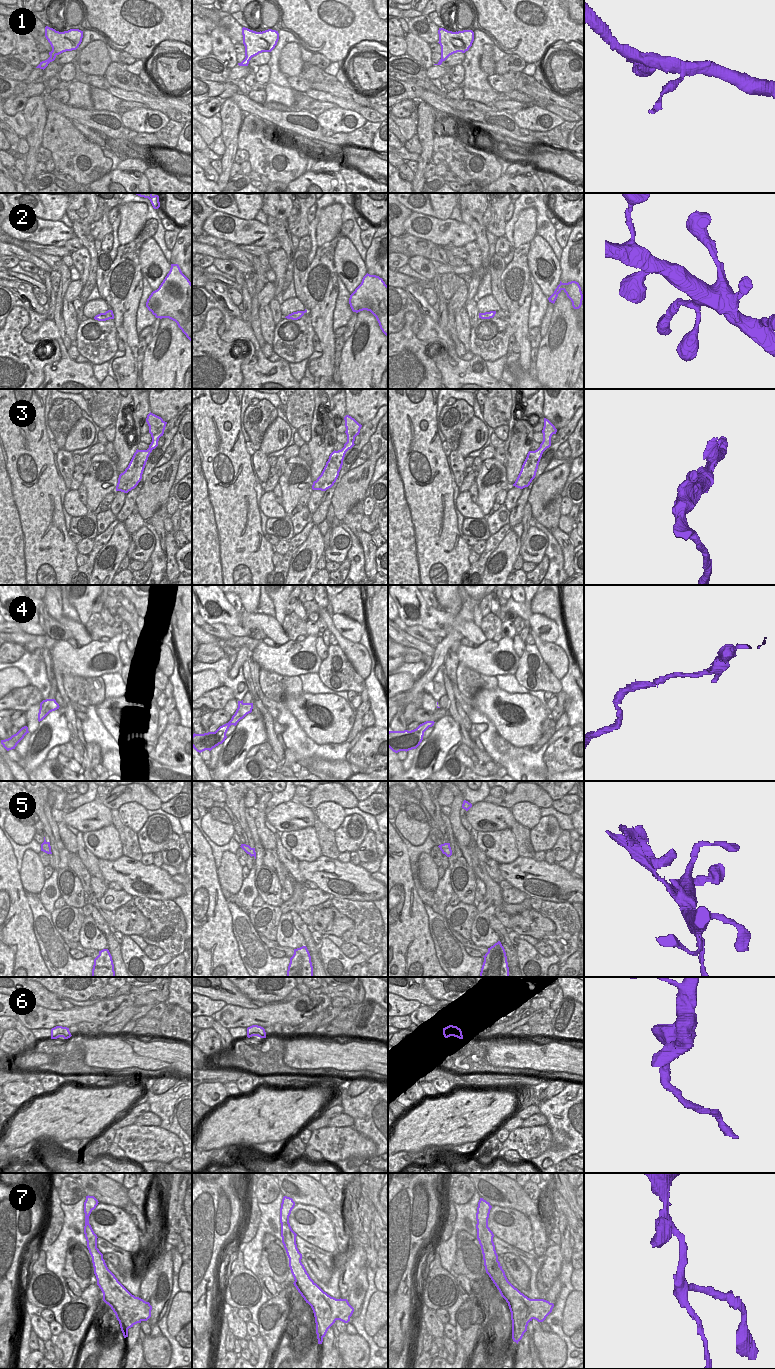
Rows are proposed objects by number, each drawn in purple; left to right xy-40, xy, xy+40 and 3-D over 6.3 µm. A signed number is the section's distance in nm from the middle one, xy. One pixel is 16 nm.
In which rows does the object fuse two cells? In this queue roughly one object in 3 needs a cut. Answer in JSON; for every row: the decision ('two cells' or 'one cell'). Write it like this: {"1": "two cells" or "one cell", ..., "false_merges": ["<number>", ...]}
{"1": "two cells", "2": "one cell", "3": "one cell", "4": "one cell", "5": "two cells", "6": "one cell", "7": "two cells", "false_merges": ["1", "5", "7"]}

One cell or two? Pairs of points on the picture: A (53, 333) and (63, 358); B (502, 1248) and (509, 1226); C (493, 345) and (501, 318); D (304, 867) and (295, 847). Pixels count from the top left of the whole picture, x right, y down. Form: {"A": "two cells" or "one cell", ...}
{"A": "one cell", "B": "two cells", "C": "one cell", "D": "two cells"}

